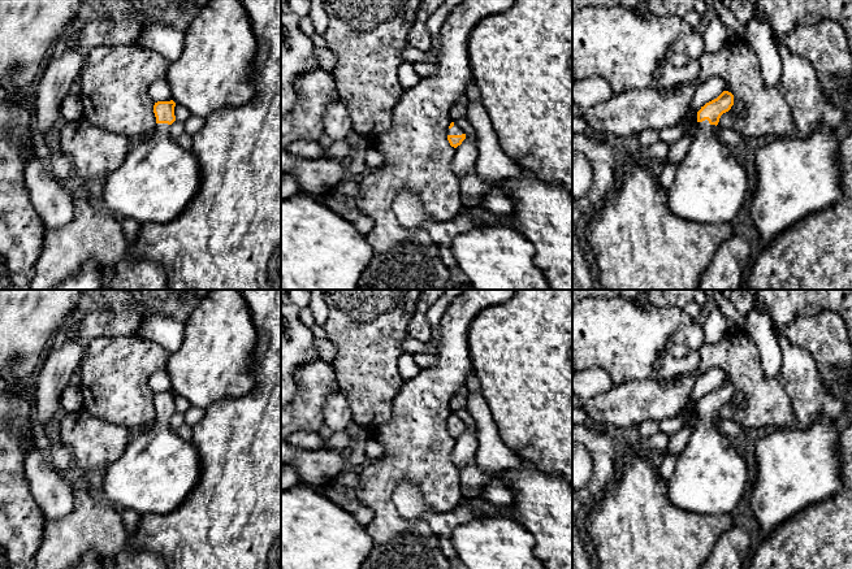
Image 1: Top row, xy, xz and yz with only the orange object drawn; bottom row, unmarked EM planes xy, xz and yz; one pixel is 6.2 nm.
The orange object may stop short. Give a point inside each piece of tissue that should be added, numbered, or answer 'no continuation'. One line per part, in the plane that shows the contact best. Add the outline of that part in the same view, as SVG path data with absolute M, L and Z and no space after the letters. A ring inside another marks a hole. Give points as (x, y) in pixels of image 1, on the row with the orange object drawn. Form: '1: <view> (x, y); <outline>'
1: yz (710, 185); M697 122L696 135L667 188L670 210L700 223L731 223L747 207L747 169L717 136L718 126Z

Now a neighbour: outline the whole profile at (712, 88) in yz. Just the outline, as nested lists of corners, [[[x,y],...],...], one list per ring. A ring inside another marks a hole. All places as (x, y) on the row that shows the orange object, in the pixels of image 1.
[[[713,77],[704,83],[701,83],[695,92],[691,112],[688,117],[679,125],[665,127],[659,130],[659,140],[672,145],[678,142],[686,133],[691,130],[691,120],[697,114],[697,112],[709,101],[717,99],[725,91],[725,82],[721,77]]]

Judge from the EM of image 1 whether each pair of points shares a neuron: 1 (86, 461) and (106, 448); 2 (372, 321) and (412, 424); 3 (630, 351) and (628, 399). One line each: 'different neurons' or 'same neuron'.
1: same neuron
2: different neurons
3: different neurons

